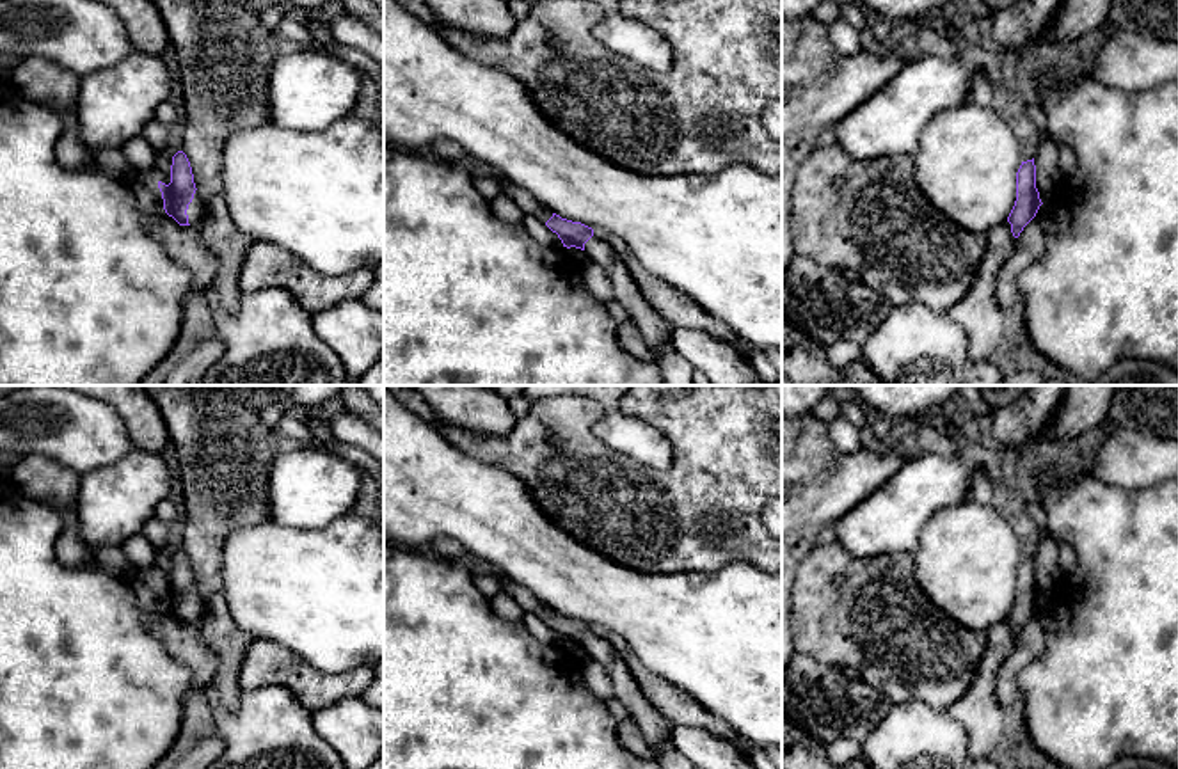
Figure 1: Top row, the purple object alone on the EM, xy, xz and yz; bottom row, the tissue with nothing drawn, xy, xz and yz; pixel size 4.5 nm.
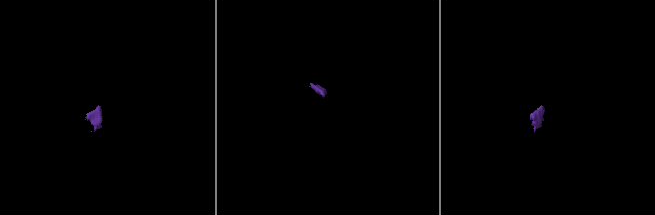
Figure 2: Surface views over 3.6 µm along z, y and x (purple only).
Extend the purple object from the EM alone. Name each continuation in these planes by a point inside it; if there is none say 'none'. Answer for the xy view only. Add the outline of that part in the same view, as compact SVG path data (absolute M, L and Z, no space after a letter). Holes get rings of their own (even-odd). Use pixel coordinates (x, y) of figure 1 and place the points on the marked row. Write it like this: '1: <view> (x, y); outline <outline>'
1: xy (196, 208); outline M197 190L194 194L192 202L188 204L187 215L188 215L188 224L192 227L197 227L201 218L203 218L203 215L204 215L204 202L203 202L203 199L201 199Z

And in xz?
1: xz (525, 199); outline M499 176L497 181L501 185L501 190L508 197L512 197L522 208L526 215L531 215L542 220L544 224L553 217L553 211L547 206L540 204L529 192L522 190L521 186L512 185L503 176Z
2: xz (654, 329); outline M595 234L585 243L585 252L592 263L606 272L615 300L627 309L629 320L640 329L650 352L656 355L663 345L670 345L672 327L643 298L617 252Z

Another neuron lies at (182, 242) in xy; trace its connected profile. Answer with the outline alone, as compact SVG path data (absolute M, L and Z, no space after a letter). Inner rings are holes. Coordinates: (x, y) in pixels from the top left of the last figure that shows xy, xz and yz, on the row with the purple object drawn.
M155 172L137 174L131 185L139 208L144 213L146 229L163 245L176 265L192 274L194 291L197 295L203 293L213 282L219 259L199 245L197 227L179 226L165 213Z

